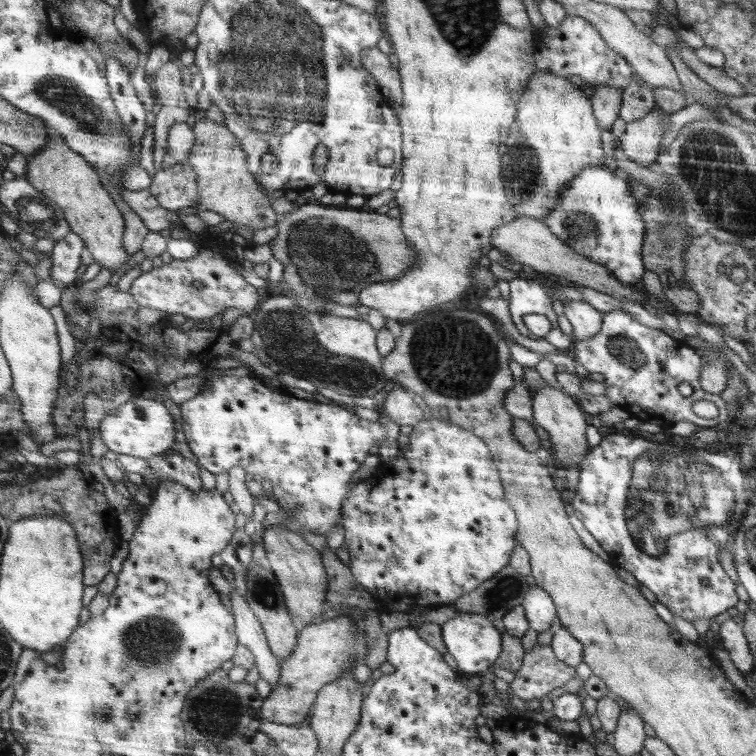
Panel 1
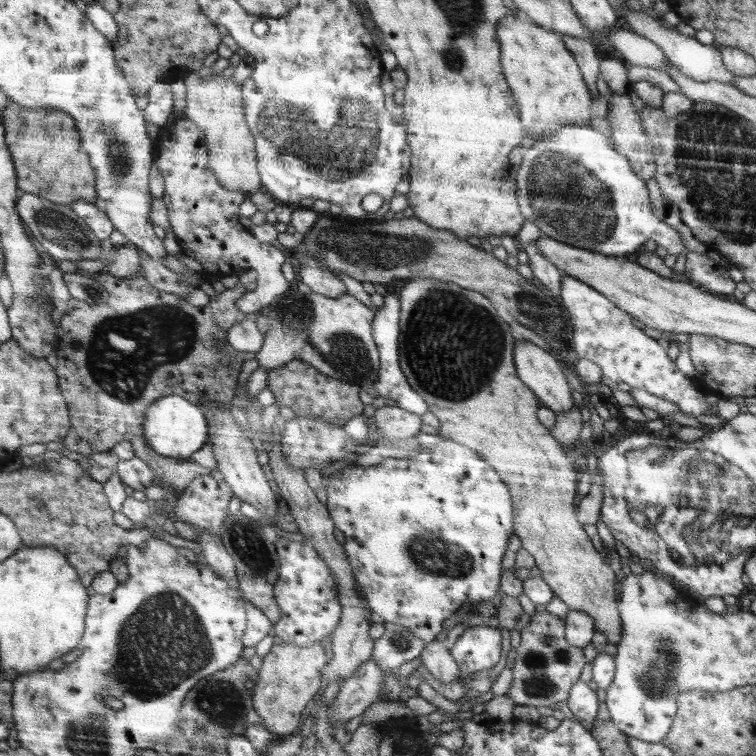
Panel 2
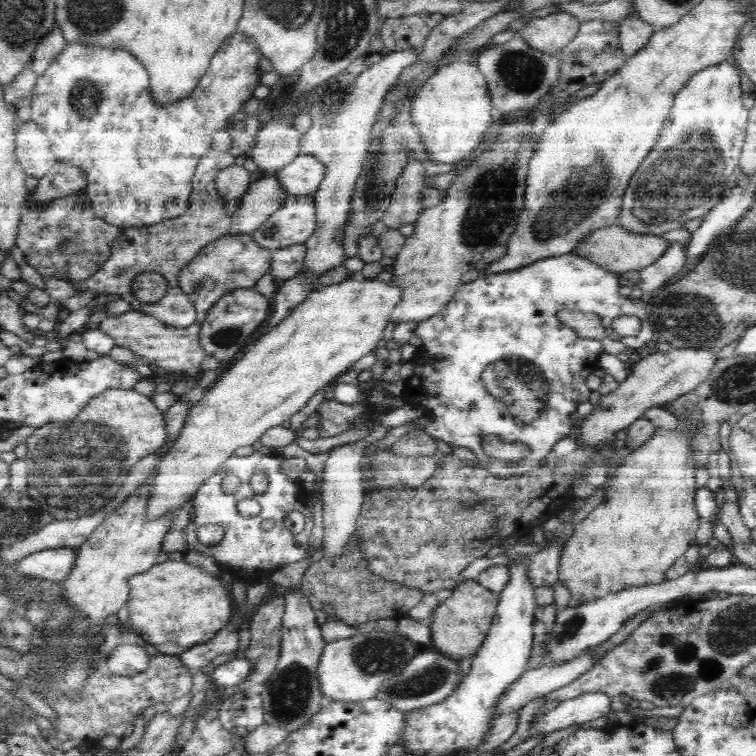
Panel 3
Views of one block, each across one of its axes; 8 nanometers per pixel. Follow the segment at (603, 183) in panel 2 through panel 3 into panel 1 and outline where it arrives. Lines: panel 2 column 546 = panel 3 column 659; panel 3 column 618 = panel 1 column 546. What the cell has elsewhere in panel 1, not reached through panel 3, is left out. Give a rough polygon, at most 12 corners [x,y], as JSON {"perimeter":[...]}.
{"perimeter":[[587,166],[543,222],[626,286],[646,226],[630,184]]}

